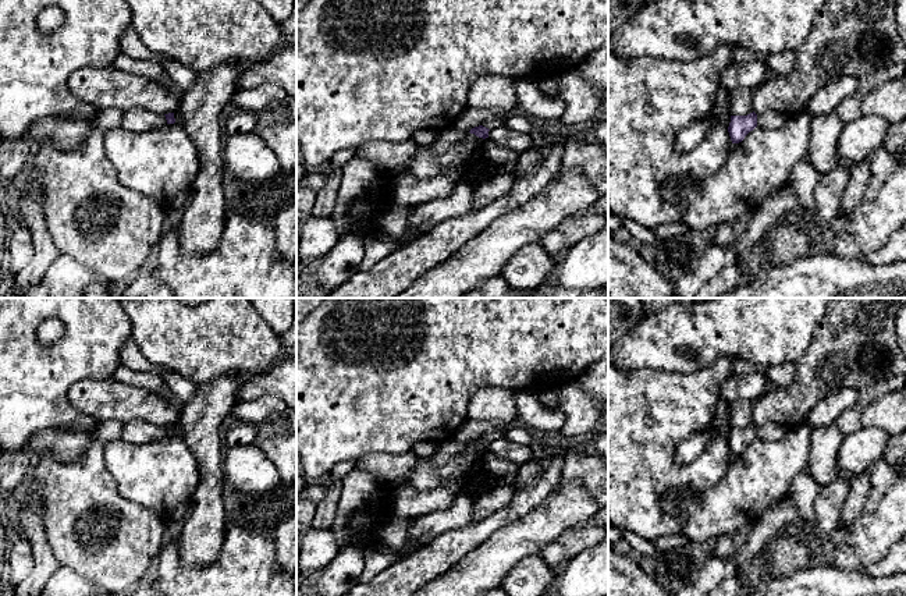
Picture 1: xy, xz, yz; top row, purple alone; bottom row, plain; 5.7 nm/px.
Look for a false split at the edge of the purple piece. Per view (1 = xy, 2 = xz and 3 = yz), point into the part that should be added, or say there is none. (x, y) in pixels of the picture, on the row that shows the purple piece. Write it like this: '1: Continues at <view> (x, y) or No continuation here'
1: No continuation here
2: No continuation here
3: No continuation here

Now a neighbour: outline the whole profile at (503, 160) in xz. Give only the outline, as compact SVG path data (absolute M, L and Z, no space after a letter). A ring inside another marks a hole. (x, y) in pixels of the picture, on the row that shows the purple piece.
M491 139L486 141L486 156L488 157L495 174L515 173L520 153L505 149Z

